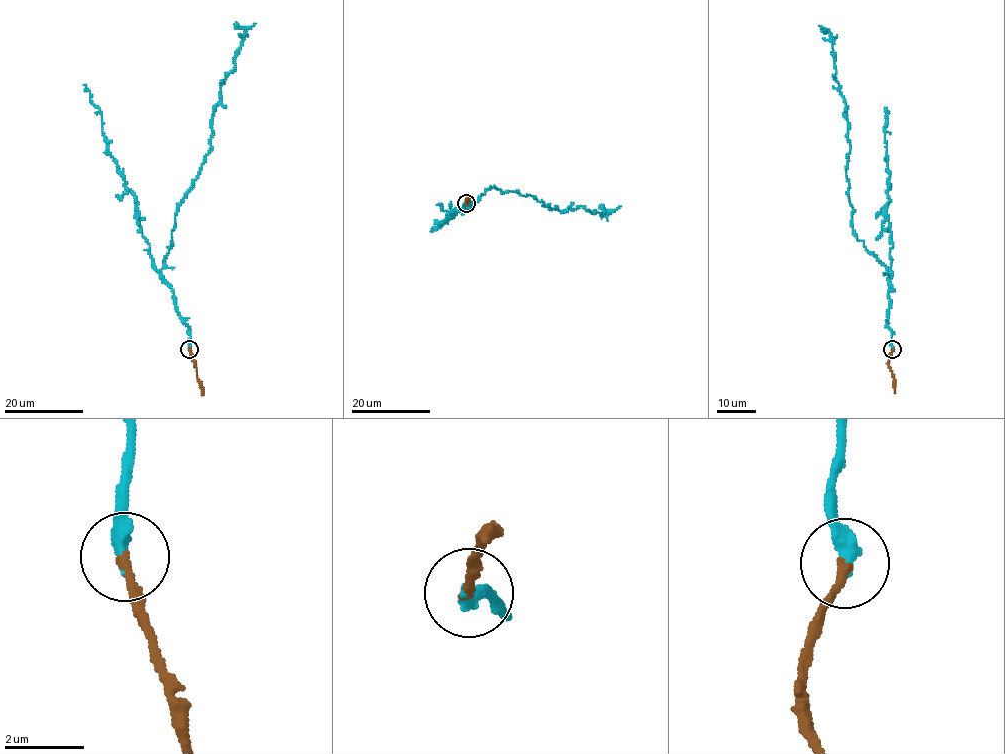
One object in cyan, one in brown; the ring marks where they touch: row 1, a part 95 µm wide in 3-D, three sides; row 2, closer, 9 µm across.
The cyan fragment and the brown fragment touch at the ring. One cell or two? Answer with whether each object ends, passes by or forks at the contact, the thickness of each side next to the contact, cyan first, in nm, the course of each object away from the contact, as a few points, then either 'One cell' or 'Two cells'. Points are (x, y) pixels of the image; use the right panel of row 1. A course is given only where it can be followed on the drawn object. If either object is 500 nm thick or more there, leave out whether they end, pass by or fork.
At the ring cyan ends. At the ring brown ends. Thickness 400 nm (cyan) against 240 nm. Course of cyan: (892, 349), (887, 268), (853, 230), (846, 175), (848, 120), (833, 76), (831, 34), (818, 25). Course of brown: (892, 349), (888, 363), (895, 392). One cell

